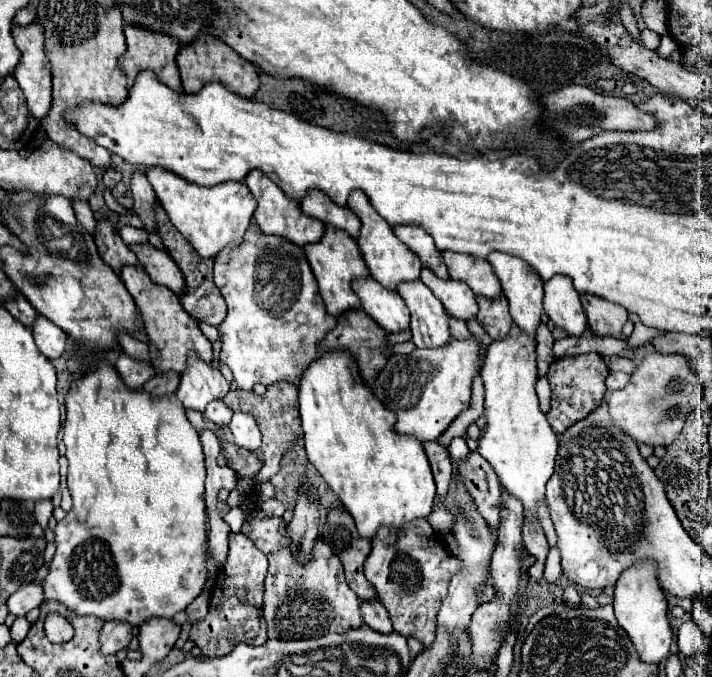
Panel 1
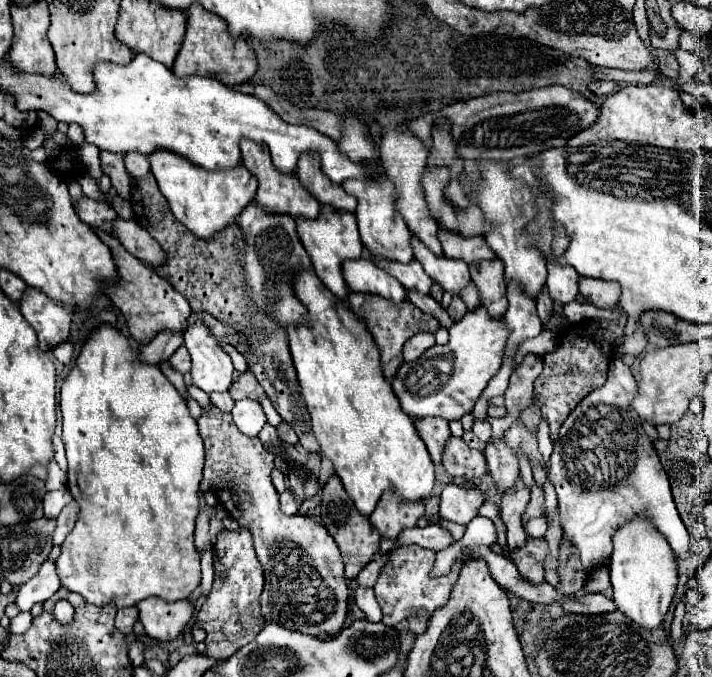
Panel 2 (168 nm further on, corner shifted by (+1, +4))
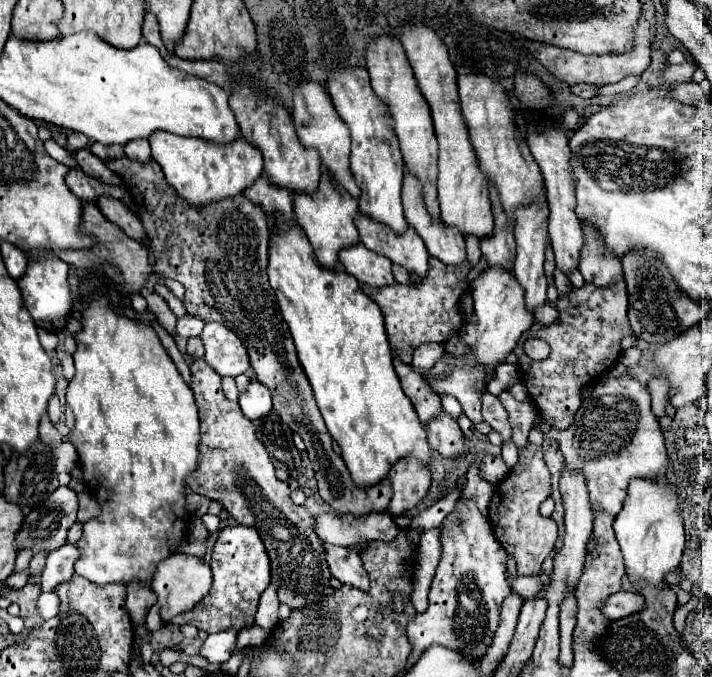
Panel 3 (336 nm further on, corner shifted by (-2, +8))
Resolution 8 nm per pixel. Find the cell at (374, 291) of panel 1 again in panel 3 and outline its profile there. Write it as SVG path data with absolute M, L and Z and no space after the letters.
M363 243L339 251L339 261L343 269L349 275L353 275L359 283L365 283L371 287L385 287L395 283L393 263L383 255L375 255L367 251Z

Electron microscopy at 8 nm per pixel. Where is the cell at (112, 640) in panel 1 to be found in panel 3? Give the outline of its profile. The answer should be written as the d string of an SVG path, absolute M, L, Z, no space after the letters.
M131 583L127 587L125 607L127 607L127 611L129 611L131 621L133 621L135 627L141 627L145 623L145 615L155 605L155 601L157 601L157 597L155 597L155 593L147 585Z

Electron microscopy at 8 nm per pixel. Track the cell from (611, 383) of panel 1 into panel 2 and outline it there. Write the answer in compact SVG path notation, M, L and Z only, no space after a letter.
M614 359L608 371L608 379L602 387L592 391L584 401L576 405L576 409L568 415L566 423L560 429L558 441L554 443L552 453L552 465L550 465L550 481L556 487L558 503L560 503L560 521L564 533L572 539L574 551L580 553L580 559L584 563L584 569L590 571L598 563L606 561L612 553L612 535L618 527L622 527L626 521L634 519L636 515L648 513L654 521L654 525L660 529L660 533L668 539L672 545L676 559L680 561L686 553L690 553L690 539L686 533L686 527L676 511L668 475L658 459L658 453L648 439L648 435L642 429L640 417L632 411L630 401L638 395L636 379L620 359Z

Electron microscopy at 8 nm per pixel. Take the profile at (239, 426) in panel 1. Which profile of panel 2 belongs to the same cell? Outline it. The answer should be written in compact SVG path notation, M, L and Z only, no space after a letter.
M242 399L234 403L232 409L232 417L236 427L250 437L256 437L260 433L260 429L266 425L266 415L262 411L262 405L258 401L252 399Z

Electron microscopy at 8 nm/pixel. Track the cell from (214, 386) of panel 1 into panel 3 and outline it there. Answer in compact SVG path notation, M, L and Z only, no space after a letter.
M205 323L201 331L201 341L205 345L205 361L221 377L237 377L247 373L249 355L239 341L239 337L221 323Z

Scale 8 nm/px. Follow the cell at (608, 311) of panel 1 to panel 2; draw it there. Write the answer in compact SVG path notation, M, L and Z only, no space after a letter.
M580 277L578 289L588 301L600 309L614 307L620 297L620 285L616 281L604 281L604 279L588 279Z

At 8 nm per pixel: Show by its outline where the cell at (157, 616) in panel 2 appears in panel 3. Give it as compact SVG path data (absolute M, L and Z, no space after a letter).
M171 555L169 559L161 561L159 567L157 567L157 571L155 571L151 589L157 595L157 605L161 607L159 615L161 615L163 623L169 623L173 617L191 611L209 593L211 583L213 583L211 569L209 569L209 565L201 557Z

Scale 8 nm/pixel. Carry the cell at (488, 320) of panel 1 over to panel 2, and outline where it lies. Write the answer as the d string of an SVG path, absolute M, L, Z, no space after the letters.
M500 259L472 263L470 275L480 289L480 301L488 309L488 313L492 317L502 317L508 309L504 263L500 263Z

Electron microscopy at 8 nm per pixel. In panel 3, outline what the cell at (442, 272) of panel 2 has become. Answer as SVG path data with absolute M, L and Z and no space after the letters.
M407 171L403 181L403 209L407 223L419 233L431 257L445 265L461 265L465 261L465 239L453 227L433 221L423 207L421 183Z

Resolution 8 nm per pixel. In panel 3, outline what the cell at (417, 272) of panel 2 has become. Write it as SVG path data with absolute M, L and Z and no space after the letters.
M361 213L357 215L355 225L359 229L361 243L367 249L383 257L389 257L393 263L399 263L401 267L405 267L409 273L417 277L427 275L429 253L425 243L419 239L419 235L411 227L403 235L395 235L383 223L375 223Z

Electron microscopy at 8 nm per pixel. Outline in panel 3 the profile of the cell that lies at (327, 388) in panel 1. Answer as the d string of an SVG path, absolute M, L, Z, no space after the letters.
M277 217L274 225L269 242L269 283L275 289L279 311L295 341L301 367L313 387L315 401L325 419L327 431L341 447L341 457L351 473L351 479L357 487L373 487L387 477L393 463L405 457L415 457L427 467L431 463L433 451L427 443L427 433L419 423L411 401L403 393L399 377L395 375L381 309L361 291L355 277L347 275L345 271L323 269L317 263L309 239L297 224L291 226L283 217Z

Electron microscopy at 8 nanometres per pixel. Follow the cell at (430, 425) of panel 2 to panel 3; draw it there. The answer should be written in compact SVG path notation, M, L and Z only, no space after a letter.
M395 359L395 371L399 375L399 381L401 381L401 387L405 391L405 395L411 399L417 415L419 415L419 421L423 427L427 427L427 423L441 413L441 399L429 389L429 385L425 383L425 379L421 377L421 373L413 371L411 365L405 365L405 363L399 363Z

